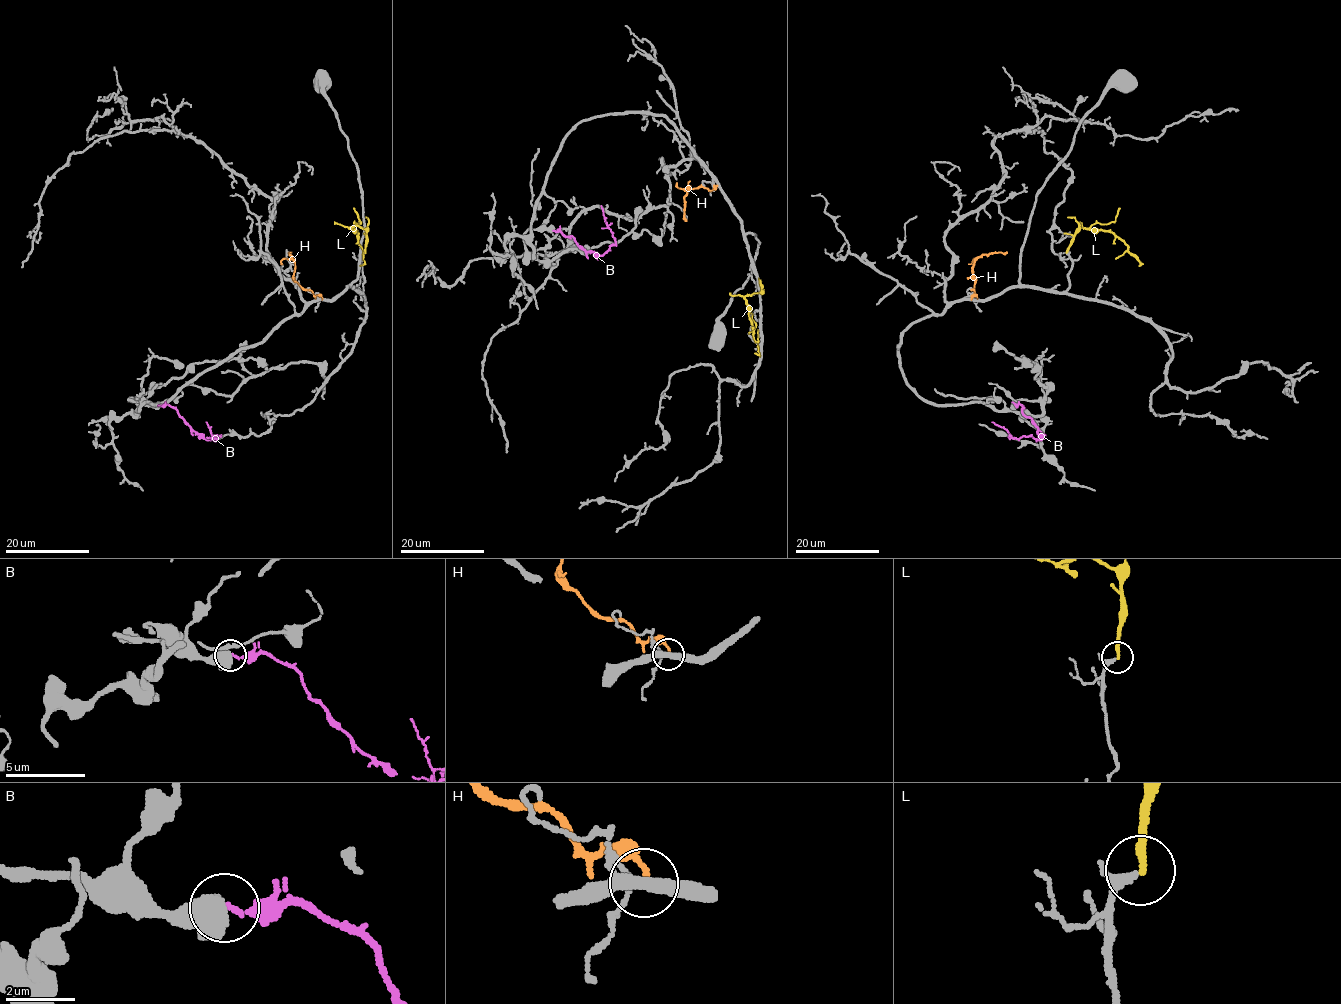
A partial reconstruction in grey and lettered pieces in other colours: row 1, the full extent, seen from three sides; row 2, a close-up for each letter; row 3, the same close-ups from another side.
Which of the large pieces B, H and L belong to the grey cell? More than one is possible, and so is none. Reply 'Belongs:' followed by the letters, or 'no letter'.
Belongs: L

